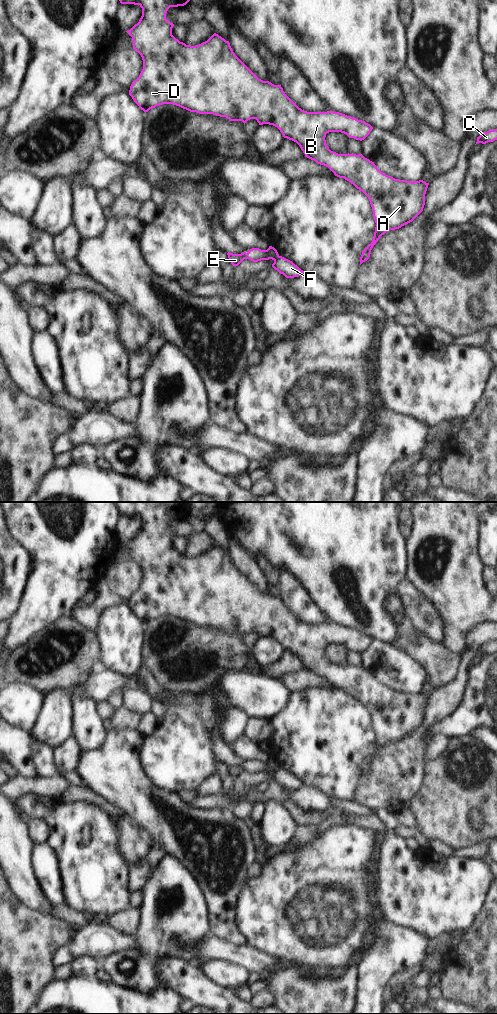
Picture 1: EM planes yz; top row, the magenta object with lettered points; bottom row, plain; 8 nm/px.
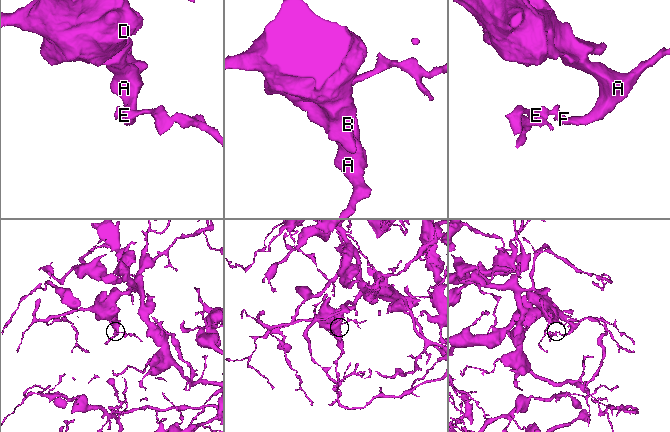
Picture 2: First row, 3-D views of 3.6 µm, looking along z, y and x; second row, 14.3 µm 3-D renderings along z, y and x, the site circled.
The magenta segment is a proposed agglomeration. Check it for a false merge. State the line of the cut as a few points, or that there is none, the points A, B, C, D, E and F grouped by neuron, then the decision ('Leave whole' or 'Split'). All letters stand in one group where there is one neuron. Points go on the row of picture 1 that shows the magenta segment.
Split along yz (279, 256), (274, 261). Groups: A B C D F / E. Split.

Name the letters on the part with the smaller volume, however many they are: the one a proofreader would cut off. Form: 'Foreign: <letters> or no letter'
Foreign: E

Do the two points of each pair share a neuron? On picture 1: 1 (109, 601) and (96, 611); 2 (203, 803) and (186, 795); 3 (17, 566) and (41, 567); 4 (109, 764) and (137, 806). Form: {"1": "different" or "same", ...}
{"1": "same", "2": "different", "3": "different", "4": "same"}

